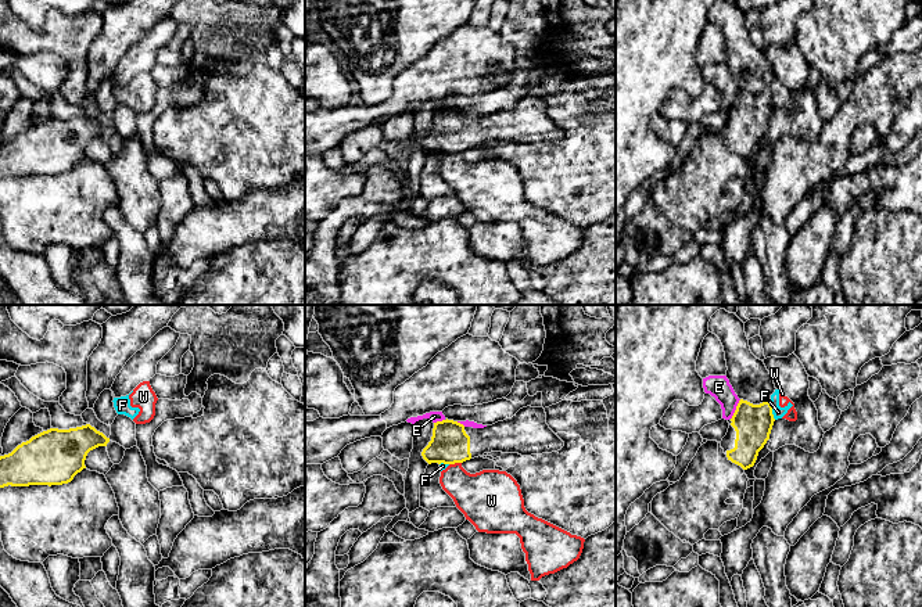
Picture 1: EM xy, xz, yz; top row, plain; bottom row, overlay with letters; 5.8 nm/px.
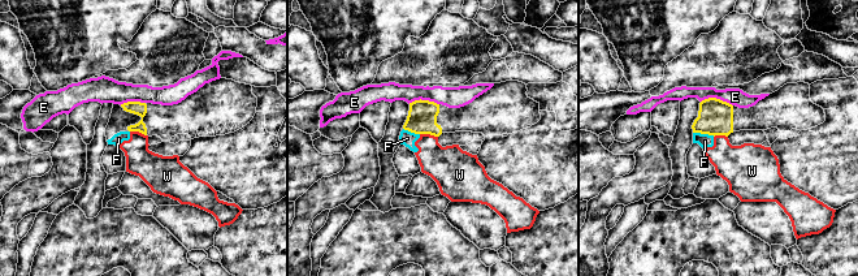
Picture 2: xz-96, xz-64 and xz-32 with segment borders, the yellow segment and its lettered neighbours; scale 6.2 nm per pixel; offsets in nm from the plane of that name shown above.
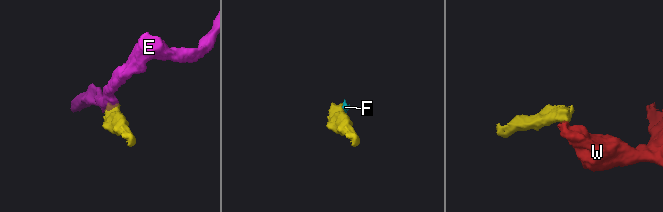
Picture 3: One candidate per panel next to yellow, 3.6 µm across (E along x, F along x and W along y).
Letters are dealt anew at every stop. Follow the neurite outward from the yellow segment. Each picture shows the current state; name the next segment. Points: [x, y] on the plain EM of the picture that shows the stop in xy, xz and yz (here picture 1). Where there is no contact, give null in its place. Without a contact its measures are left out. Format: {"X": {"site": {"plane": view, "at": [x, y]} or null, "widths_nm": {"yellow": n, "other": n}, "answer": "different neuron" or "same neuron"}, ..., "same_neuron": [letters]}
{"E": {"site": {"plane": "yz", "at": [736, 99]}, "widths_nm": {"yellow": 220, "other": 130}, "answer": "different neuron"}, "F": {"site": {"plane": "yz", "at": [771, 100]}, "widths_nm": {"yellow": 220, "other": 70}, "answer": "different neuron"}, "W": {"site": {"plane": "xz", "at": [455, 151]}, "widths_nm": {"yellow": 220, "other": 280}, "answer": "different neuron"}, "same_neuron": []}

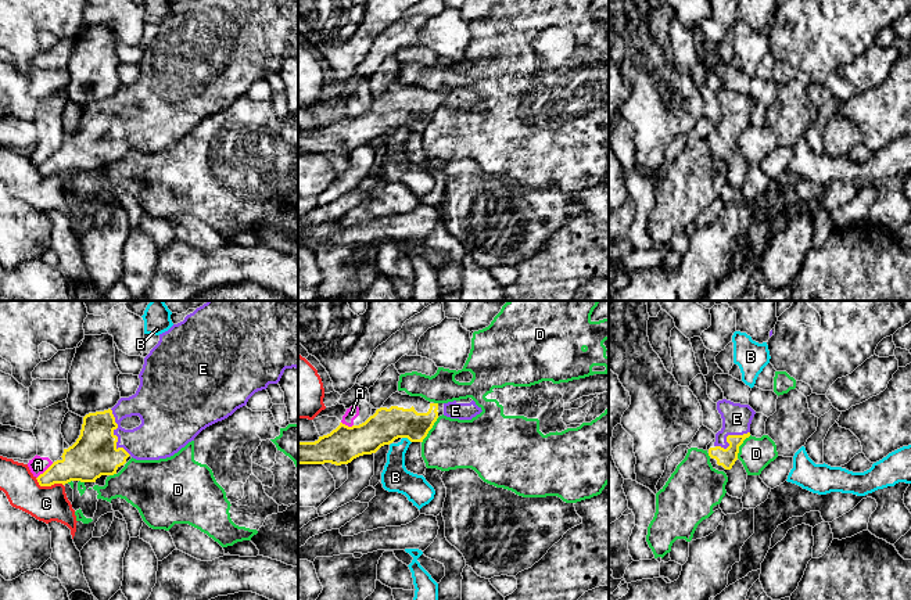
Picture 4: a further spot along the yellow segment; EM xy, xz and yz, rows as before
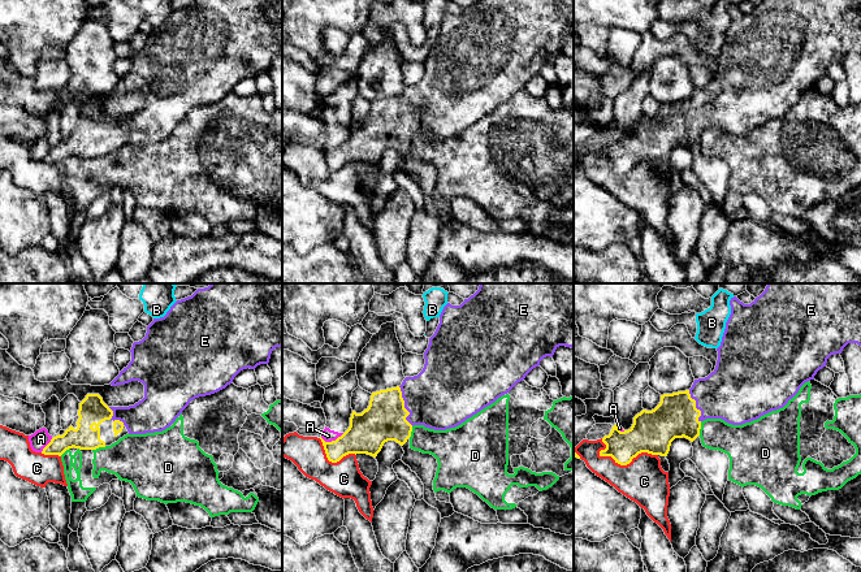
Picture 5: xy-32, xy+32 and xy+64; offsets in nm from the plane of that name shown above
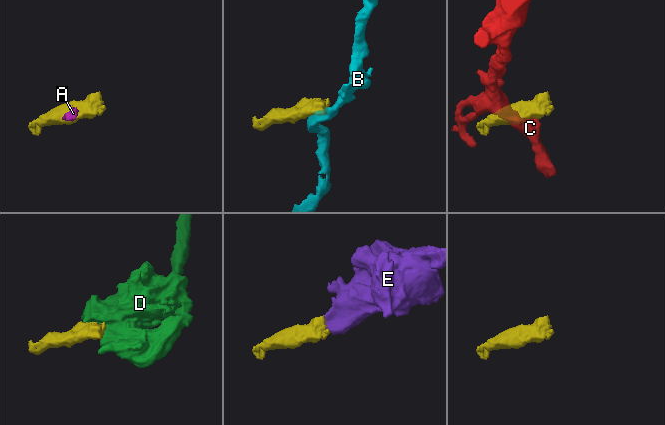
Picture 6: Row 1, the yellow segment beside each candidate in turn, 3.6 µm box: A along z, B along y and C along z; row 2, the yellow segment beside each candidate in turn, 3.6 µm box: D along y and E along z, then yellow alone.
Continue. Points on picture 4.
{"A": {"site": {"plane": "xy", "at": [46, 160]}, "widths_nm": {"yellow": 240, "other": 100}, "answer": "different neuron"}, "B": {"site": {"plane": "xz", "at": [406, 126]}, "widths_nm": {"yellow": 200, "other": 160}, "answer": "different neuron"}, "C": {"site": {"plane": "xy", "at": [49, 175]}, "widths_nm": {"yellow": 240, "other": 200}, "answer": "different neuron"}, "D": {"site": {"plane": "xz", "at": [430, 118]}, "widths_nm": {"yellow": 190, "other": 300}, "answer": "different neuron"}, "E": {"site": {"plane": "xy", "at": [113, 124]}, "widths_nm": {"yellow": 260, "other": 240}, "answer": "same neuron"}, "same_neuron": ["E"]}

